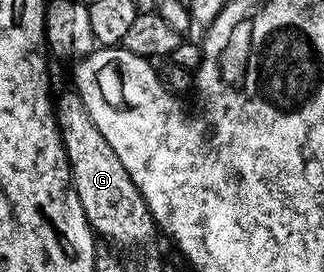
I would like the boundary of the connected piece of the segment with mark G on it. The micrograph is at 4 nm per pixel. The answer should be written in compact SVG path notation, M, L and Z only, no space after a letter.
M68 89L61 99L59 96L55 100L54 110L56 126L60 129L68 168L72 174L72 188L78 193L78 201L82 201L84 216L93 232L103 242L105 239L124 251L140 251L150 246L158 236L150 209L142 193L138 193L138 185L130 181L130 173L126 173L122 161L118 161L118 153L106 145L106 137L102 137L94 121L90 121L90 113L86 113L86 105L82 105L80 96L75 90Z

